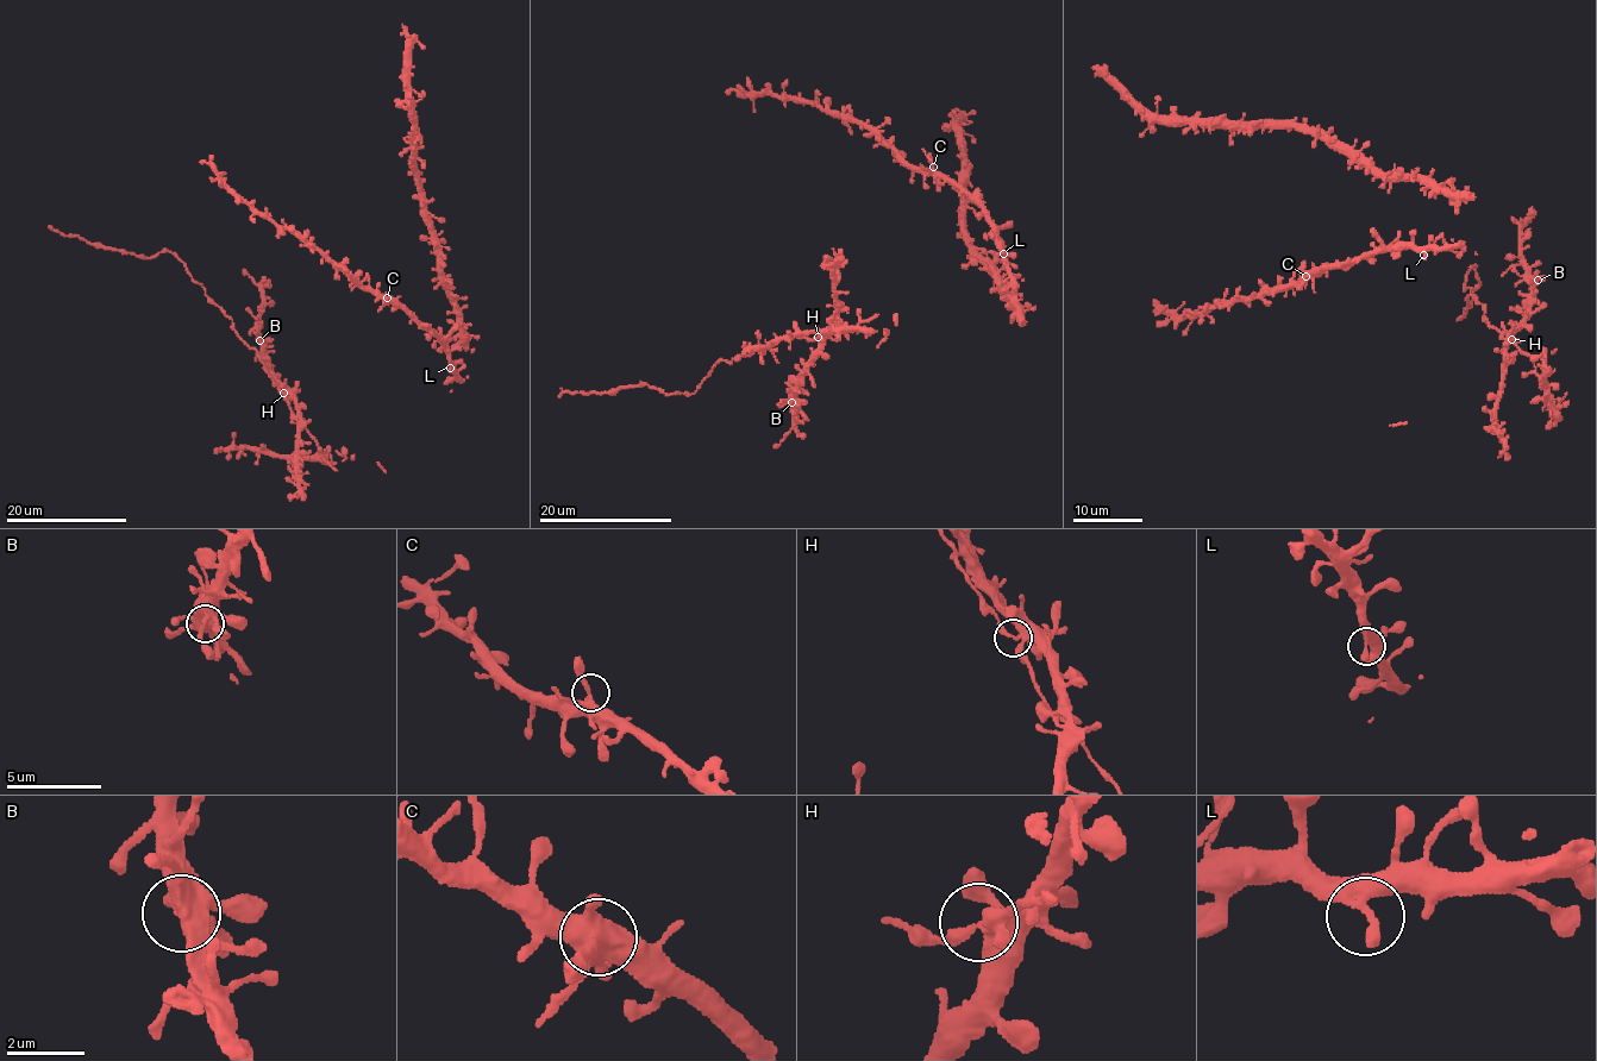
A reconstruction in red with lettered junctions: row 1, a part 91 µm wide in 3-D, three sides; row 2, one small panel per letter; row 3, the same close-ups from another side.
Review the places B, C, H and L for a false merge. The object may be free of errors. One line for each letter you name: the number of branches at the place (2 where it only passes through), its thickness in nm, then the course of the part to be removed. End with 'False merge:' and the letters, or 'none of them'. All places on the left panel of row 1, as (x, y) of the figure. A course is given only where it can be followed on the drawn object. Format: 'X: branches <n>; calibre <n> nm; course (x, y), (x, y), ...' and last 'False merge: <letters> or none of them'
False merge: none of them

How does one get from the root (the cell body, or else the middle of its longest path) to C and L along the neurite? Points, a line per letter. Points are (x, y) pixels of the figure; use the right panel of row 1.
C: (1477, 255), (1460, 246), (1383, 248), (1365, 252), (1338, 268), (1306, 276)
L: (1477, 255), (1460, 246), (1430, 248), (1423, 255)

